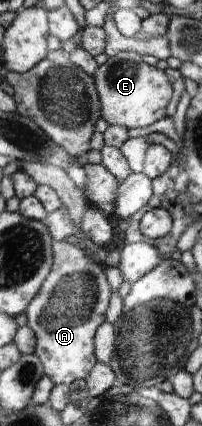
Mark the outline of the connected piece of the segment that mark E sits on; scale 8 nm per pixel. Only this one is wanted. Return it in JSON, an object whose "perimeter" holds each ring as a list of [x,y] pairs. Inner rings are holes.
{"perimeter":[[[120,51],[98,66],[93,77],[96,77],[97,89],[100,89],[102,118],[109,125],[120,125],[128,130],[144,128],[165,117],[171,99],[171,81],[163,70],[145,65],[137,53]]]}

